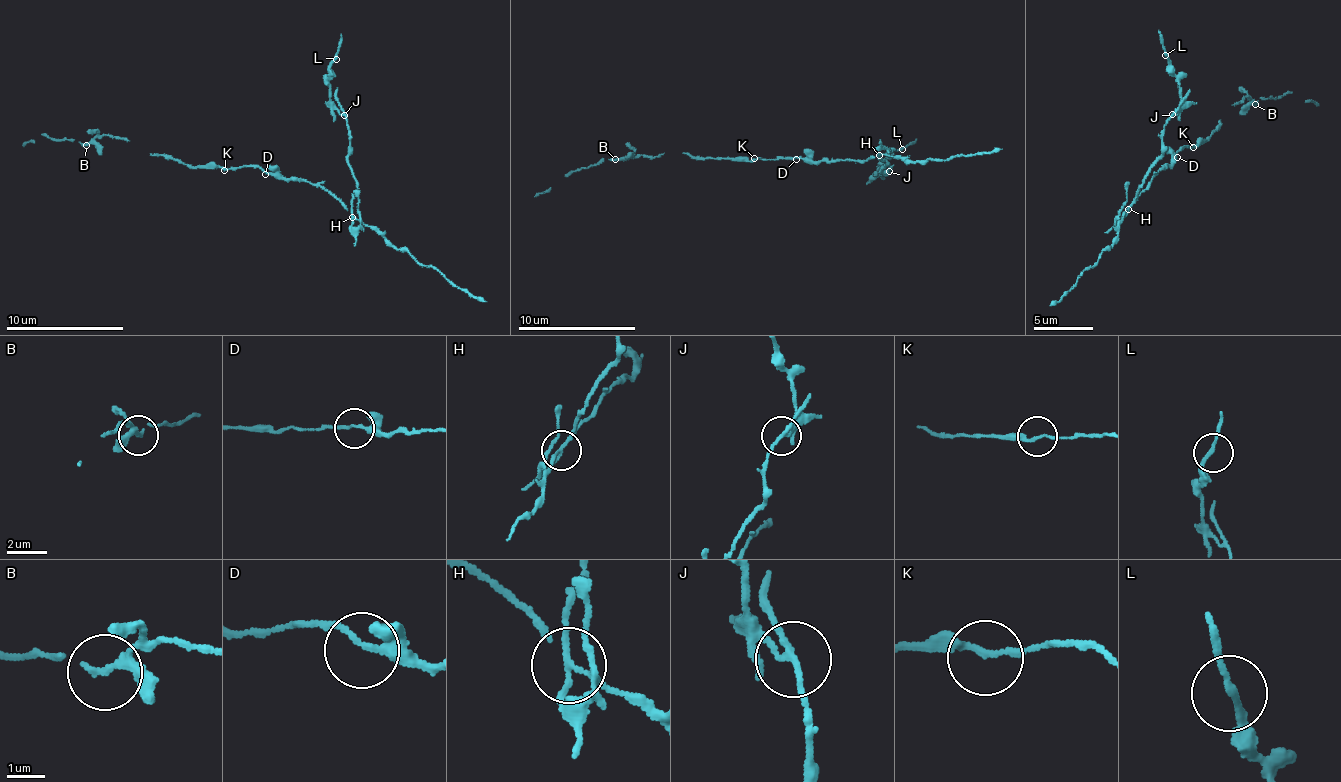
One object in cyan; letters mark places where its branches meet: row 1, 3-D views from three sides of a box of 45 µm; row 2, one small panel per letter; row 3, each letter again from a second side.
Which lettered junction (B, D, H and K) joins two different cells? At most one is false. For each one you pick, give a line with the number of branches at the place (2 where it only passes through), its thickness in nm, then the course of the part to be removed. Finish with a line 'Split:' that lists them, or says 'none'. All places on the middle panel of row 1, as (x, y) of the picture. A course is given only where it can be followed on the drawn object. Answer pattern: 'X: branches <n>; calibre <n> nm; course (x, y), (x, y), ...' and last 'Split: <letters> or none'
H: branches 5; calibre 130 nm; course (879, 155), (889, 163), (881, 172), (892, 166), (880, 174), (884, 161), (915, 138)
Split: H

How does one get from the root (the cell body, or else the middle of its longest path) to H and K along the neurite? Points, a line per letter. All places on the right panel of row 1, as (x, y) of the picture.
H: (1177, 154), (1171, 163), (1150, 180), (1148, 187), (1129, 208)
K: (1177, 154), (1189, 145), (1193, 147)

